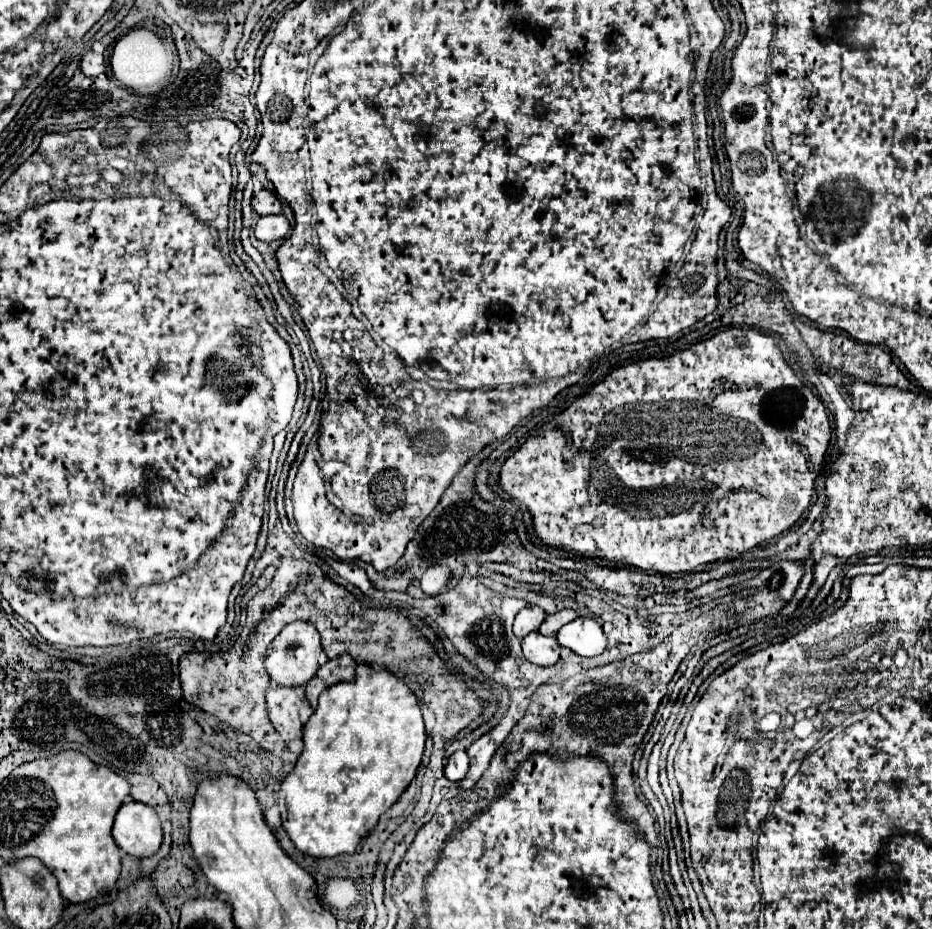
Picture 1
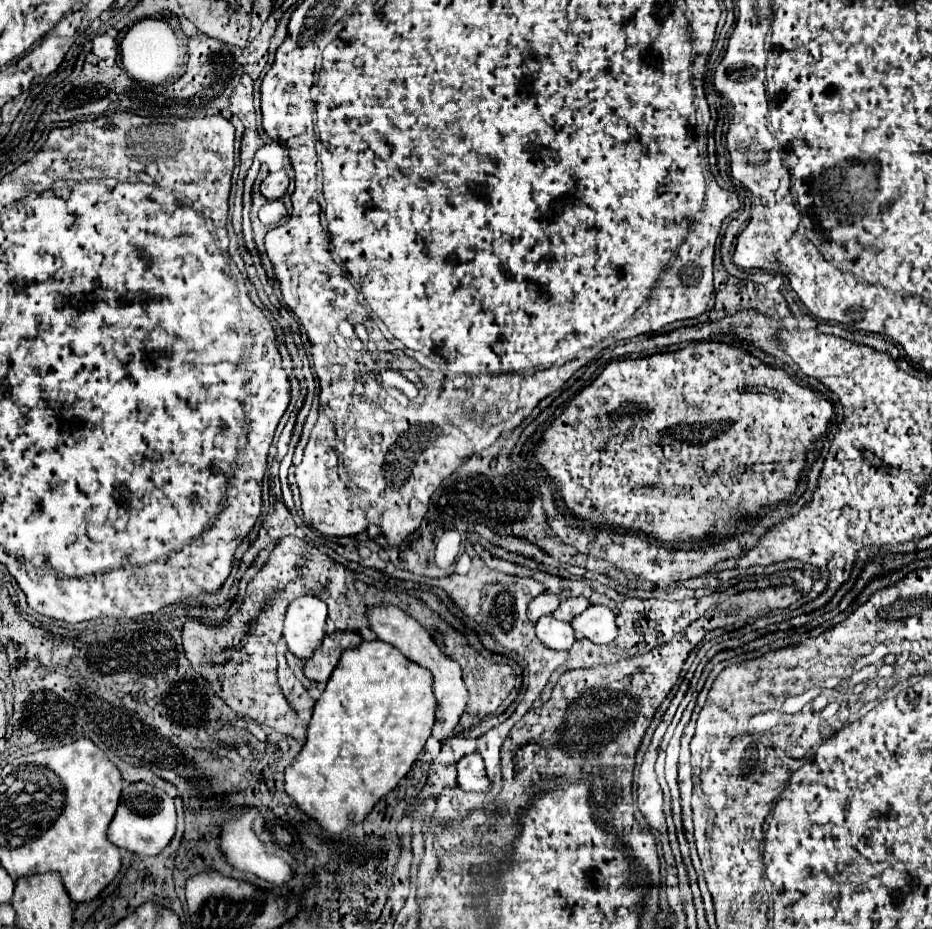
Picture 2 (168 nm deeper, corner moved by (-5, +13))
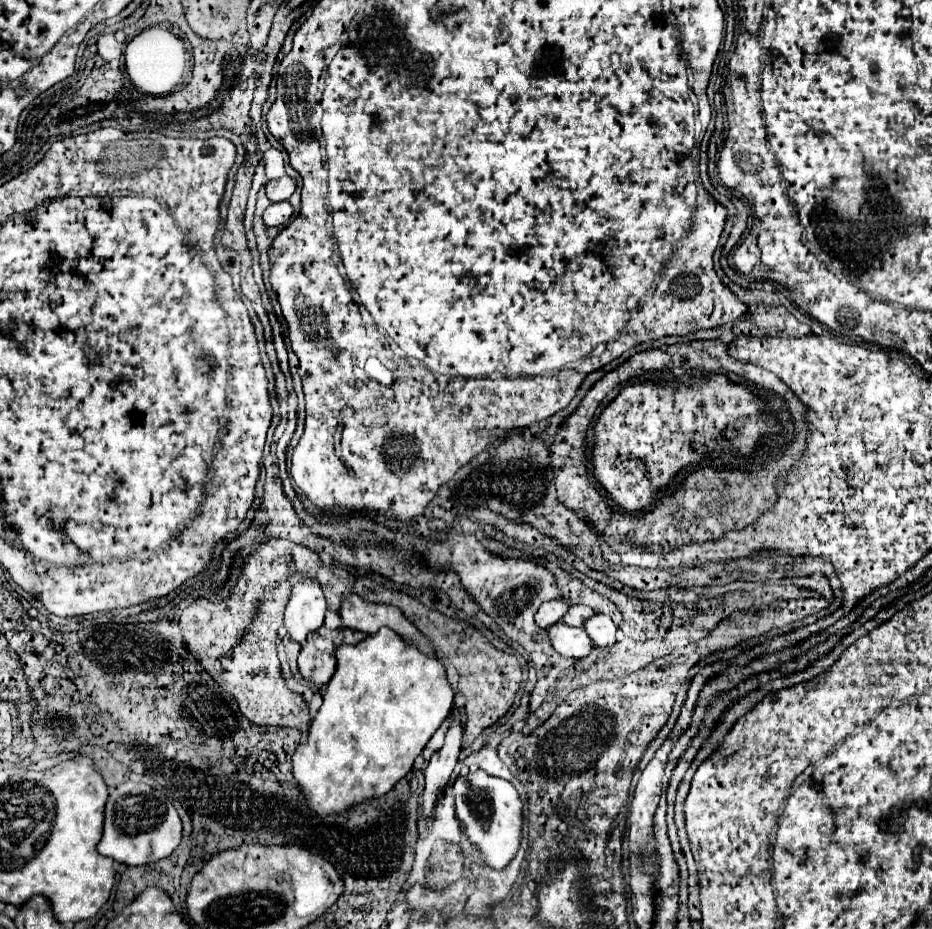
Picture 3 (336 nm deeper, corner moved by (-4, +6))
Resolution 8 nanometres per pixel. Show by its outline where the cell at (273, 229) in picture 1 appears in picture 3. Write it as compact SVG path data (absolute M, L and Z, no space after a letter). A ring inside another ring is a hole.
M275 202L265 210L263 222L265 222L265 226L281 226L281 224L289 222L291 214L293 214L293 208L289 202Z

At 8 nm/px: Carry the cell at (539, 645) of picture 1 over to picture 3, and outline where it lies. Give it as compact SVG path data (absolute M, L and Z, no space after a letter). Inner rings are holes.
M563 622L553 624L551 628L547 628L551 646L569 658L583 658L591 652L591 640L587 638L583 628L571 628Z

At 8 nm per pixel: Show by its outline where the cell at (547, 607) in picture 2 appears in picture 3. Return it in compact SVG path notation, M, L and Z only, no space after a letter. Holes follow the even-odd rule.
M551 600L551 602L543 602L541 608L535 614L535 622L541 628L549 628L555 622L559 622L563 618L563 614L569 610L569 604L563 600Z

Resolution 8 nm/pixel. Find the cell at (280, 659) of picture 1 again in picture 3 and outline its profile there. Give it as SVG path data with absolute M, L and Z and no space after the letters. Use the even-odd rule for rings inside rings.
M301 580L293 586L285 608L285 626L293 642L305 644L311 632L323 626L327 602L321 586L315 580Z

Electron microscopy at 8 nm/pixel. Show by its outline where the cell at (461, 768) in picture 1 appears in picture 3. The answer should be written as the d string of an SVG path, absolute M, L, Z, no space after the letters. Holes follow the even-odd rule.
M483 770L459 776L453 784L453 790L455 812L467 838L481 850L483 860L491 868L505 868L521 842L521 800L517 790L507 780L489 776Z

